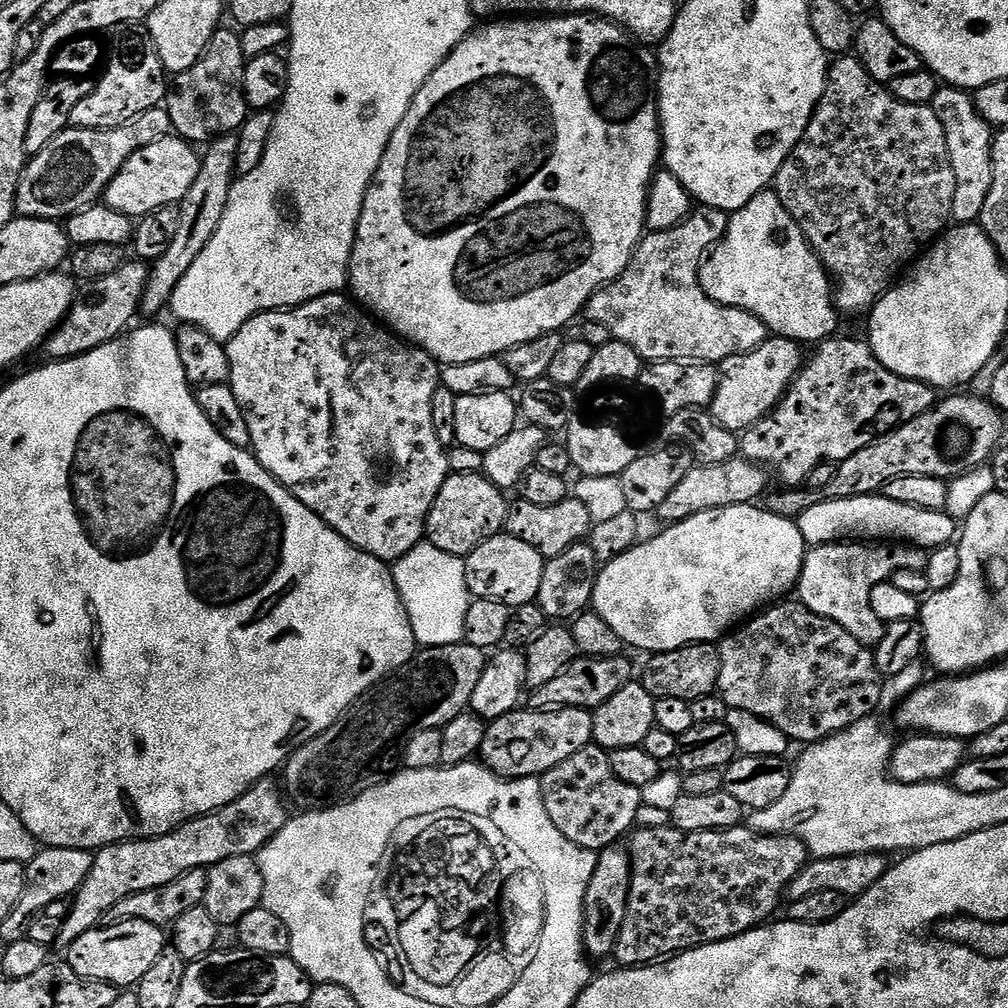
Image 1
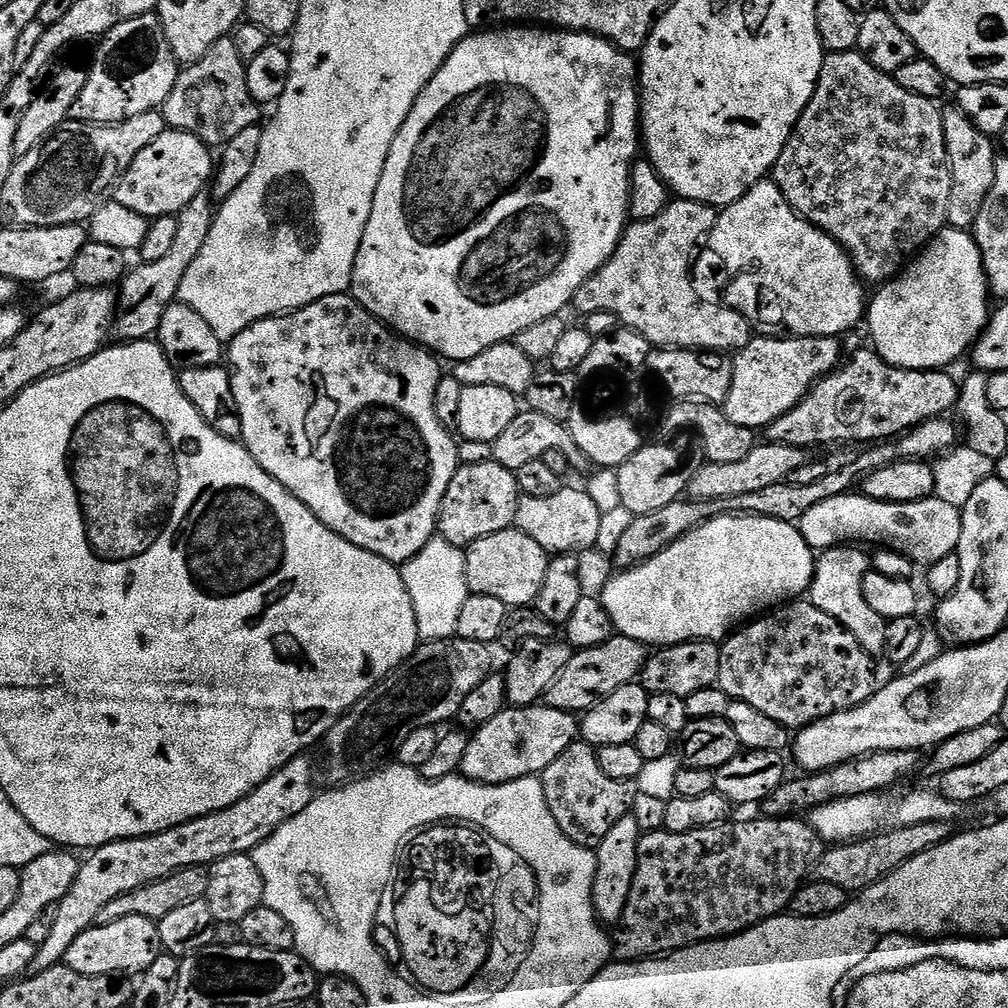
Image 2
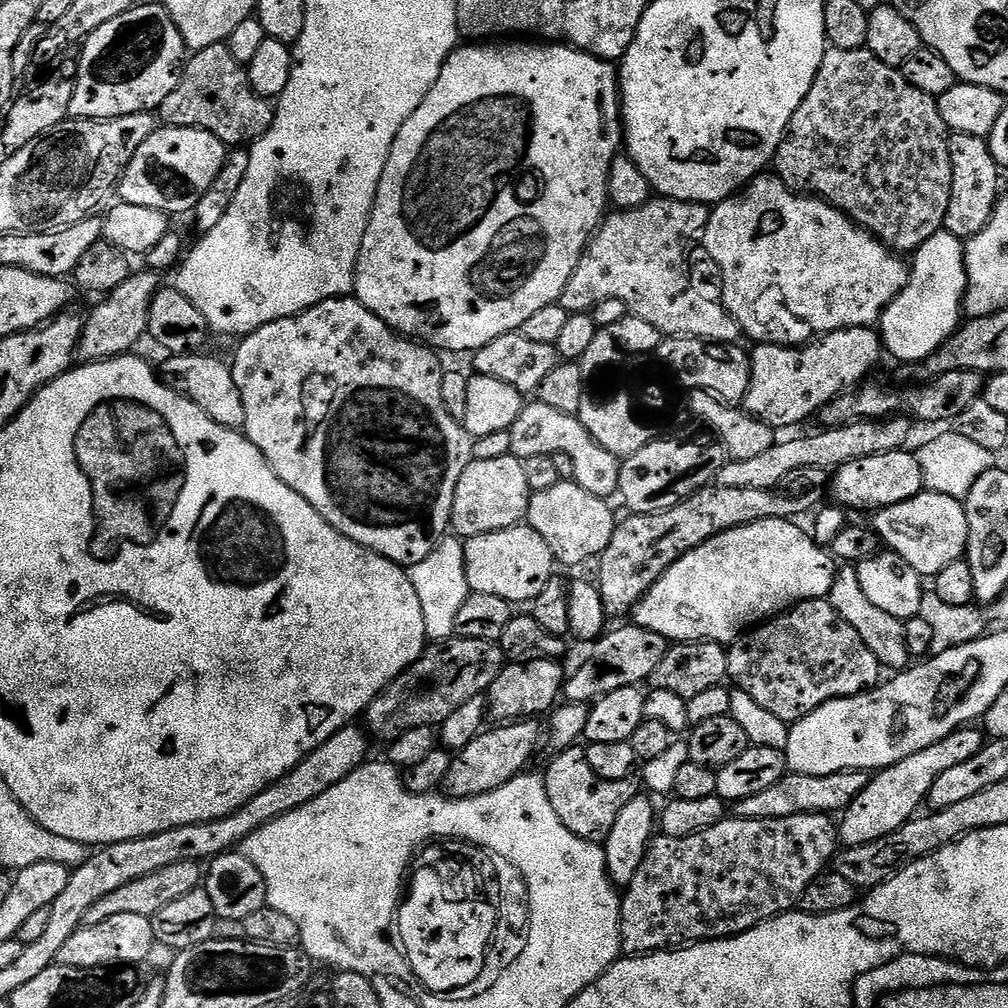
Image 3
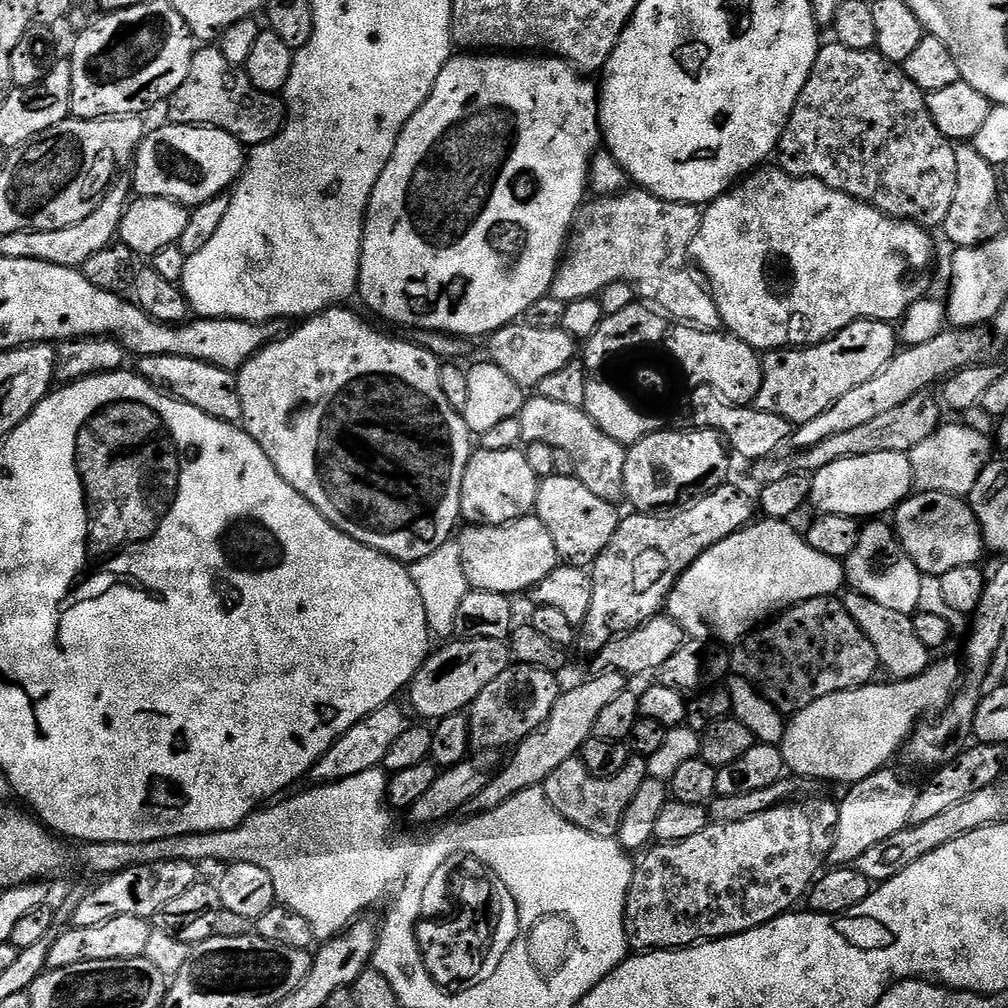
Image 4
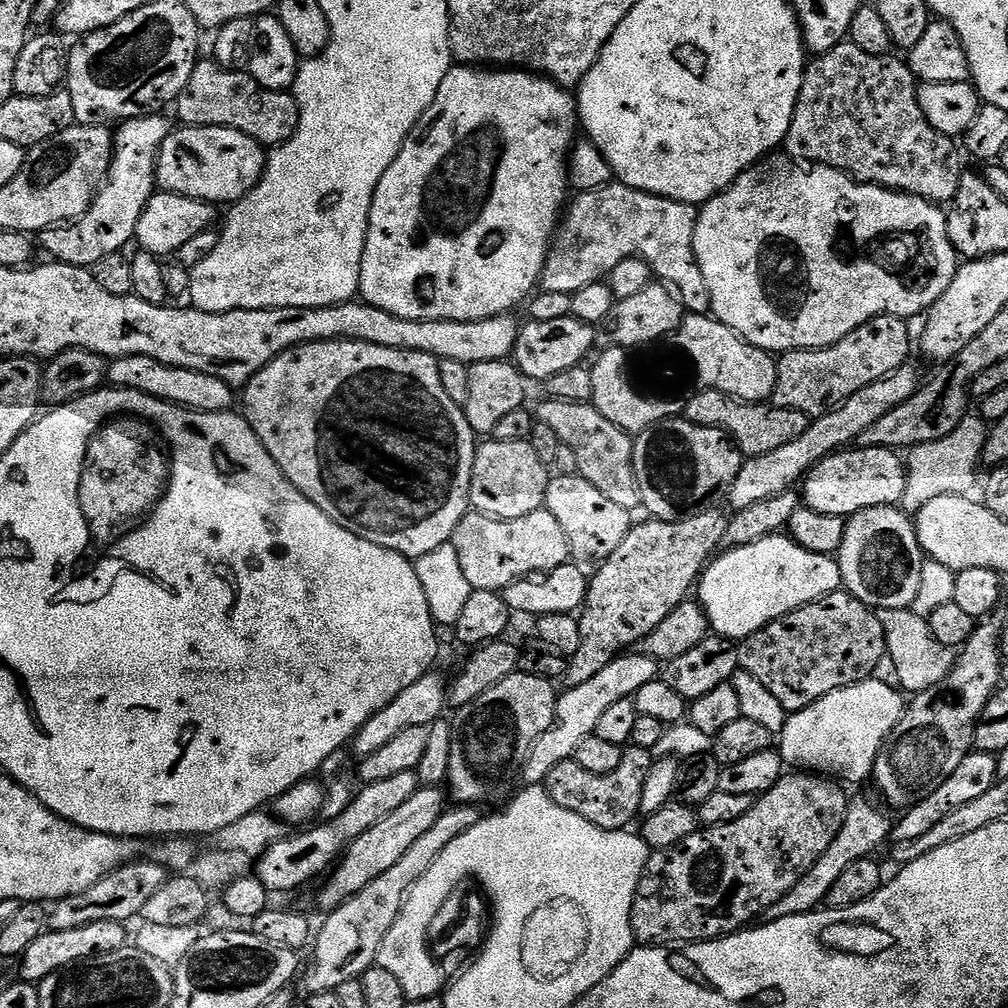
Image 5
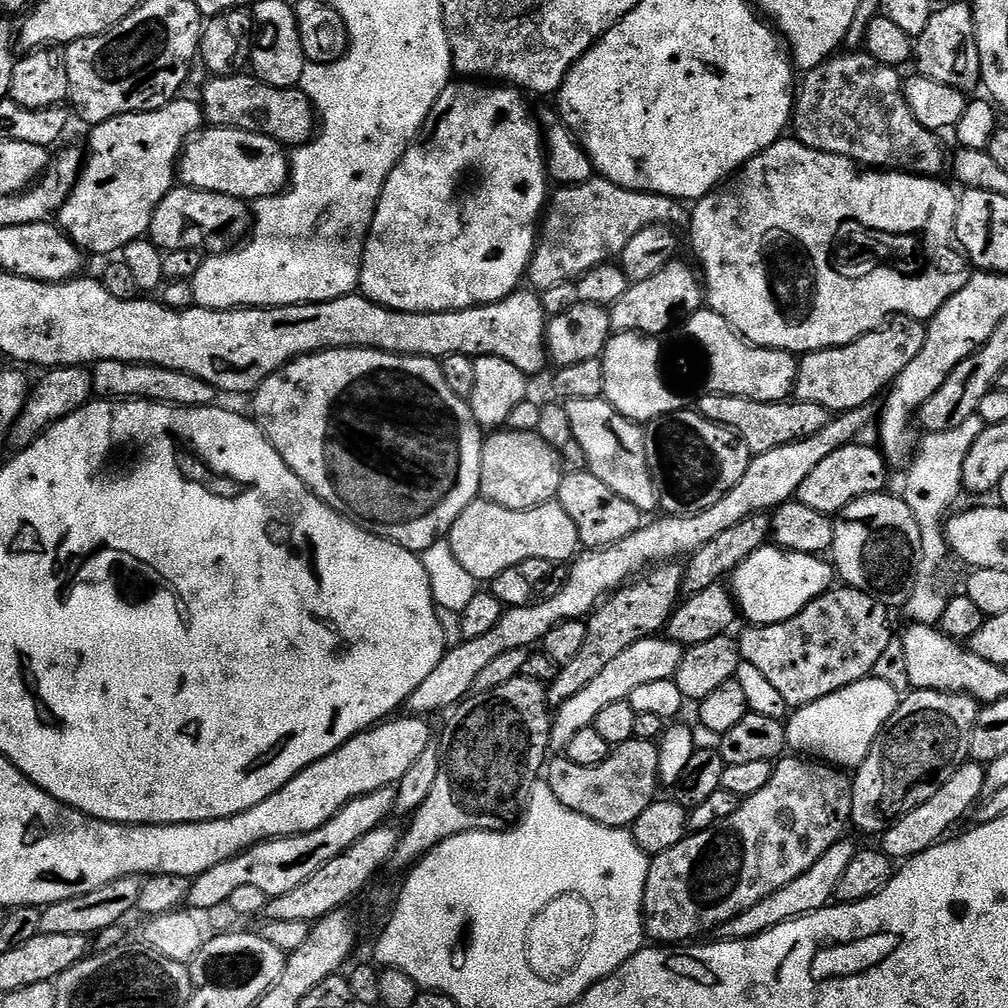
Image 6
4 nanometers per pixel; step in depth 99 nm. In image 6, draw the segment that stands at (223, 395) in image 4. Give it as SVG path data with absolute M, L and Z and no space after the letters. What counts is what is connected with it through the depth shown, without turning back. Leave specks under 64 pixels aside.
M101 360L91 369L91 373L95 395L100 398L115 398L122 401L153 400L156 404L171 404L178 408L207 408L217 403L217 389L202 382L202 378L194 378L194 374L169 368L157 368L154 364L128 364L125 360Z

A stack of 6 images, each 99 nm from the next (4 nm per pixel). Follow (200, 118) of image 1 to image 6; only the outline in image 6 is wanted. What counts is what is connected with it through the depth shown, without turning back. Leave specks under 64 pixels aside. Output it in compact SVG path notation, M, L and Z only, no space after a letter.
M252 74L212 76L209 81L198 100L204 109L204 119L211 127L245 128L247 132L269 136L292 150L313 139L318 128L316 109L299 87L275 88Z

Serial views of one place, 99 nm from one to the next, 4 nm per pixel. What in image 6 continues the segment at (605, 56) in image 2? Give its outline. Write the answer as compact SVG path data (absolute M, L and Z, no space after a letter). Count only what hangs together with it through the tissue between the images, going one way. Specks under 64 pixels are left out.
M476 82L449 83L442 90L438 102L430 110L428 120L420 130L420 135L412 141L406 154L394 166L386 186L378 198L376 213L372 219L372 231L364 242L364 258L360 262L359 291L380 304L383 308L393 308L399 312L457 312L467 308L477 308L480 304L493 304L505 300L511 292L517 291L525 279L528 263L536 250L538 225L542 213L550 199L550 177L546 163L546 152L542 125L537 113L527 104L525 93L512 86L484 86L479 88Z

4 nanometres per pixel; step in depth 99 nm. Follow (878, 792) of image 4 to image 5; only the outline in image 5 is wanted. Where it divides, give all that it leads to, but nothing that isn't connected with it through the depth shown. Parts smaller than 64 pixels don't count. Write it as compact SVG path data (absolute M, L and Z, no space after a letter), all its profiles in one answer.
M864 796L858 797L857 800L856 797L849 799L842 830L838 830L838 834L834 834L834 842L830 842L826 854L822 854L822 858L818 858L818 862L814 862L814 866L810 866L810 870L806 870L806 874L794 887L786 890L786 894L782 894L782 898L778 898L778 902L774 902L774 906L770 906L762 913L763 919L771 922L817 911L827 901L834 881L848 867L859 860L869 859L876 854L872 852L878 851L884 843L889 843L894 820L893 817L887 816L889 813L883 807L881 808Z

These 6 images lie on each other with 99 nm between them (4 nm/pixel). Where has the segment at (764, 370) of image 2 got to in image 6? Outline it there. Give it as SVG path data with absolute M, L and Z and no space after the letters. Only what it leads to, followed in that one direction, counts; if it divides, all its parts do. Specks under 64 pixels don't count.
M897 316L891 322L877 328L876 331L859 336L854 342L841 348L805 352L798 360L800 369L796 375L795 399L802 402L814 402L814 406L822 406L830 414L869 407L873 403L872 399L876 395L879 397L881 393L891 388L893 382L898 378L898 374L902 374L902 370L906 370L906 366L910 366L910 362L914 362L914 358L918 358L922 345L926 343L927 333L925 321L916 320L912 316Z

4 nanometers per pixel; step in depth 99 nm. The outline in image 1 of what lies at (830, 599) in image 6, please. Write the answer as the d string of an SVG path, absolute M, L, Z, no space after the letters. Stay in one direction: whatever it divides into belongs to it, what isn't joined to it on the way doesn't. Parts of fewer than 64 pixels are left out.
M776 602L771 606L765 607L759 614L753 615L747 622L741 623L739 627L728 633L719 641L720 650L720 669L718 670L718 695L725 701L729 708L734 710L746 710L746 714L754 714L782 730L782 734L788 736L789 741L796 742L801 740L801 745L811 746L819 744L821 740L828 739L838 732L847 732L855 724L867 721L868 716L875 708L881 707L880 690L882 687L882 677L876 671L876 658L873 649L868 648L854 634L846 634L838 622L834 622L825 616L814 614L802 603L793 602L793 604L784 604L788 602Z

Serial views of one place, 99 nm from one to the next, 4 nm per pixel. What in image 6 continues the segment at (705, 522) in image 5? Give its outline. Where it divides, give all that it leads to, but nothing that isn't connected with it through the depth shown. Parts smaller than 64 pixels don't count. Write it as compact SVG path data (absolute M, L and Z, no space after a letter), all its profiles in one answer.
M661 562L611 593L587 617L586 643L582 645L578 658L563 665L555 680L547 685L549 705L558 706L574 698L578 690L584 689L612 659L622 654L622 650L634 646L634 642L642 642L648 636L663 633L668 620L676 611L676 605L681 603L683 586L683 567L676 562Z

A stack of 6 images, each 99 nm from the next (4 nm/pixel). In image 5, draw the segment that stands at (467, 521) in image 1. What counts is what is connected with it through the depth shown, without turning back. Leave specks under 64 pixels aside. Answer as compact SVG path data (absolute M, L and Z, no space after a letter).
M488 438L476 450L468 502L475 511L495 520L526 518L526 514L534 514L544 507L549 479L549 465L534 454L531 442L502 442Z

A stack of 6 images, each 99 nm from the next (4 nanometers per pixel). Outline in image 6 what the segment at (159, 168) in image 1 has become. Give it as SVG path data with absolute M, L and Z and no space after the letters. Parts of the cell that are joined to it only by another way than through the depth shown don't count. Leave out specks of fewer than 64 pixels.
M205 127L184 145L178 161L181 185L226 194L245 202L280 195L288 187L289 179L290 156L285 145L269 136L247 132L245 128Z

